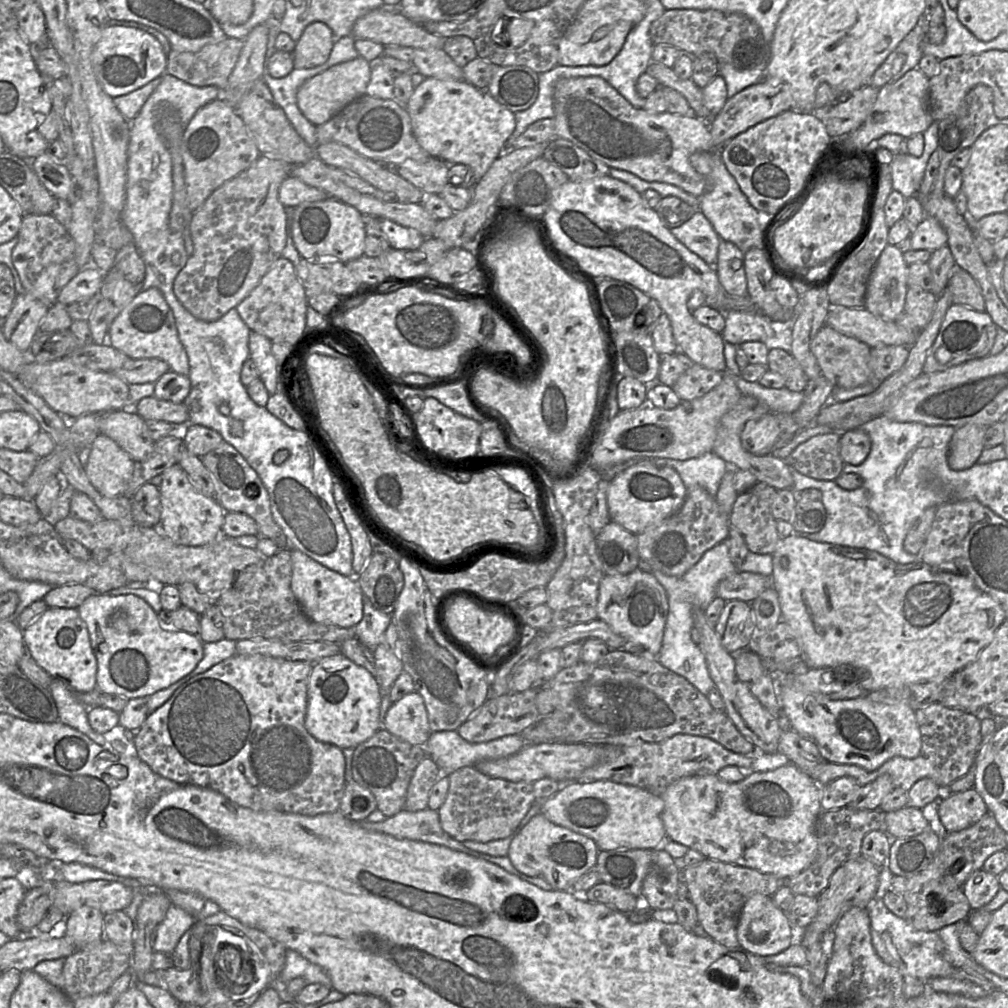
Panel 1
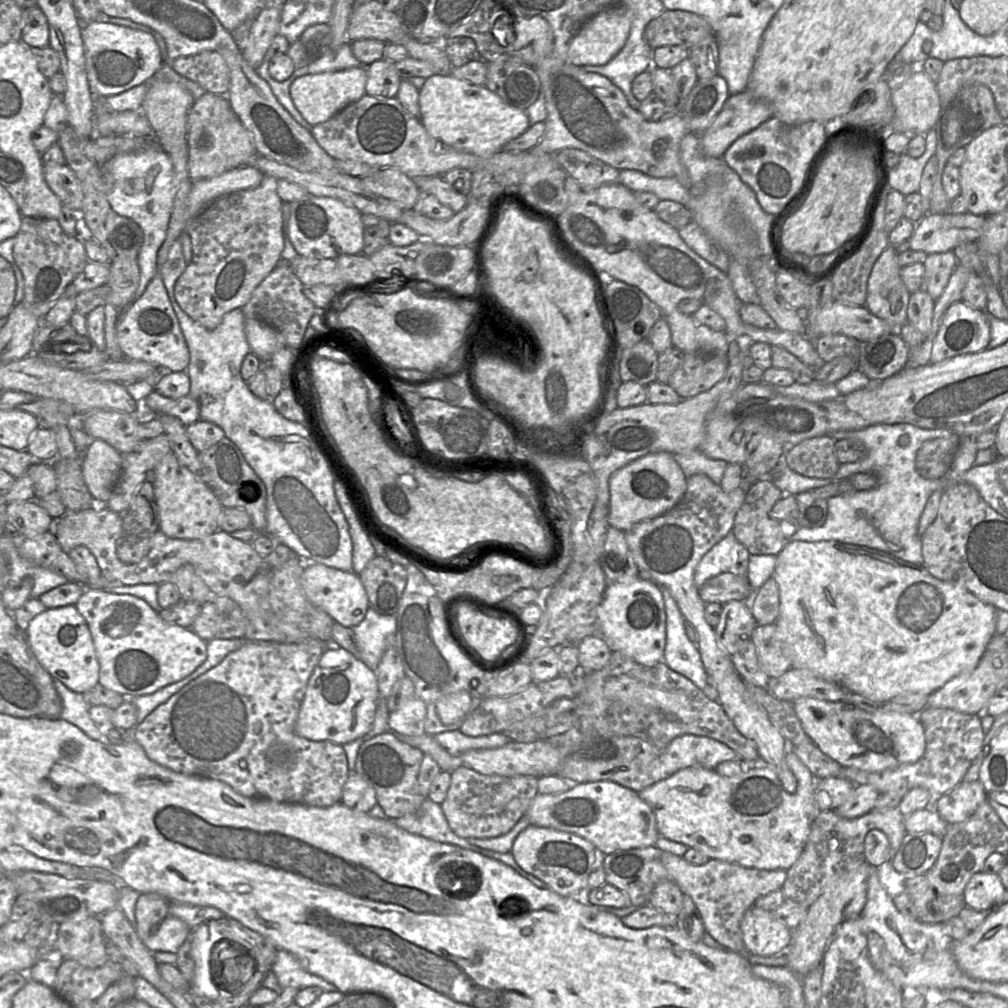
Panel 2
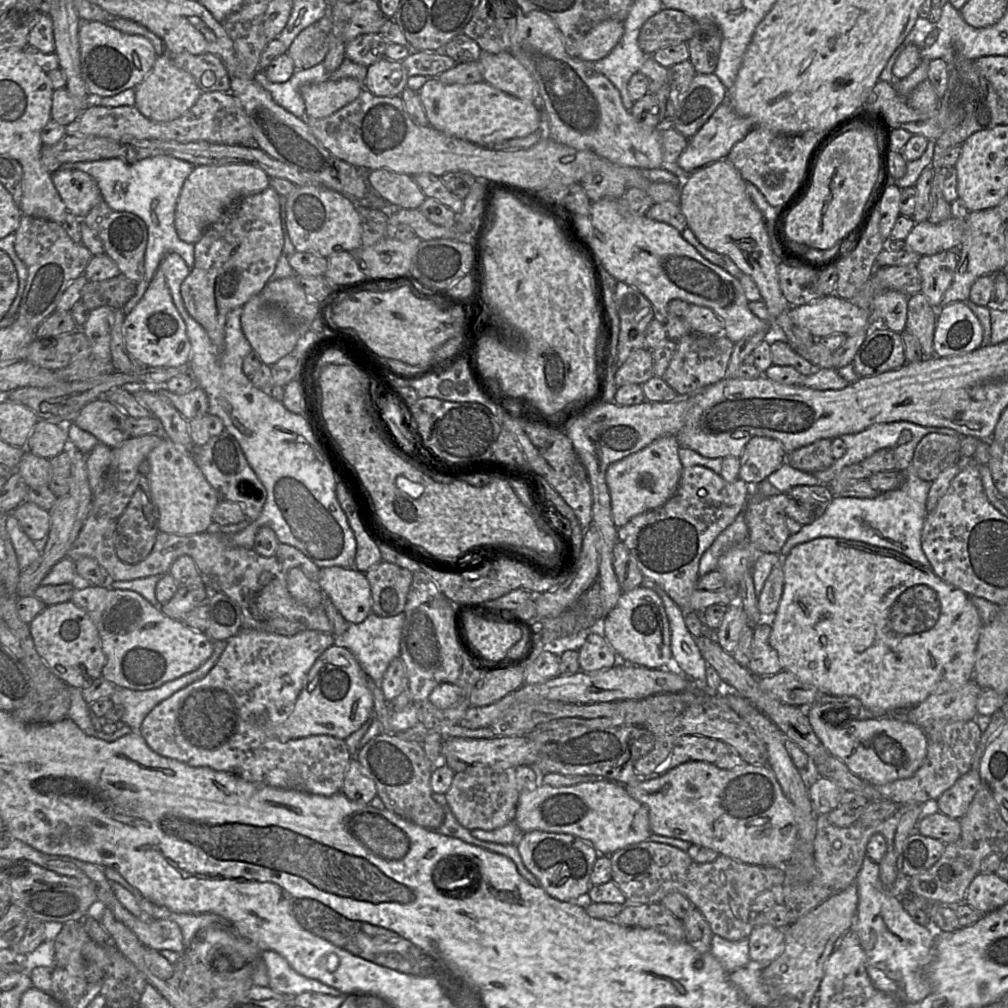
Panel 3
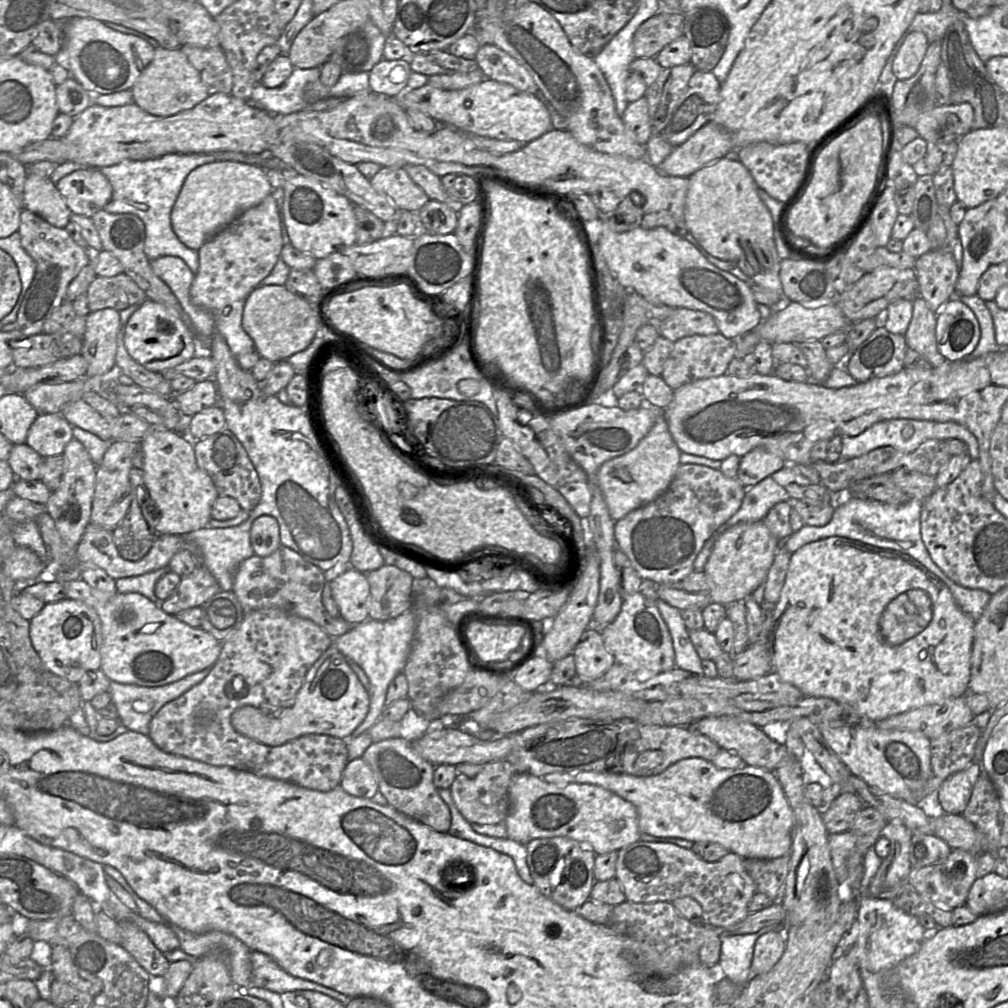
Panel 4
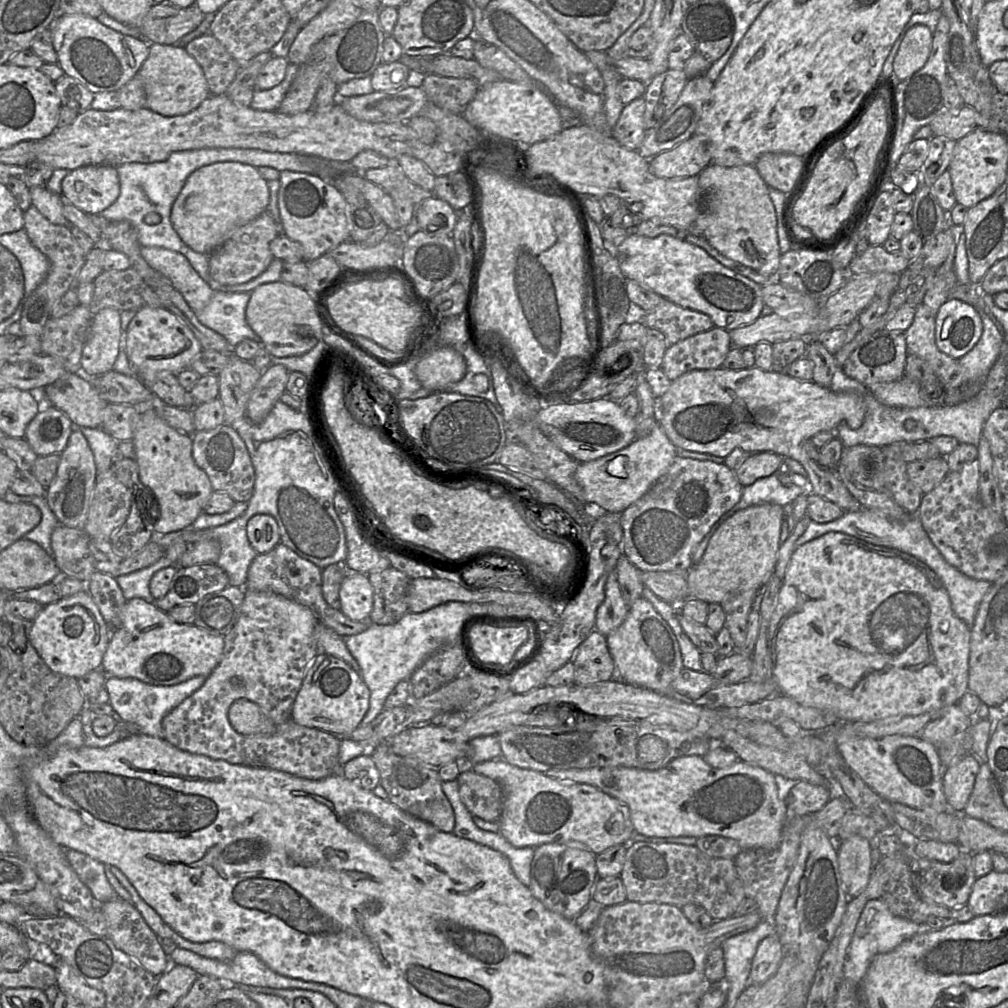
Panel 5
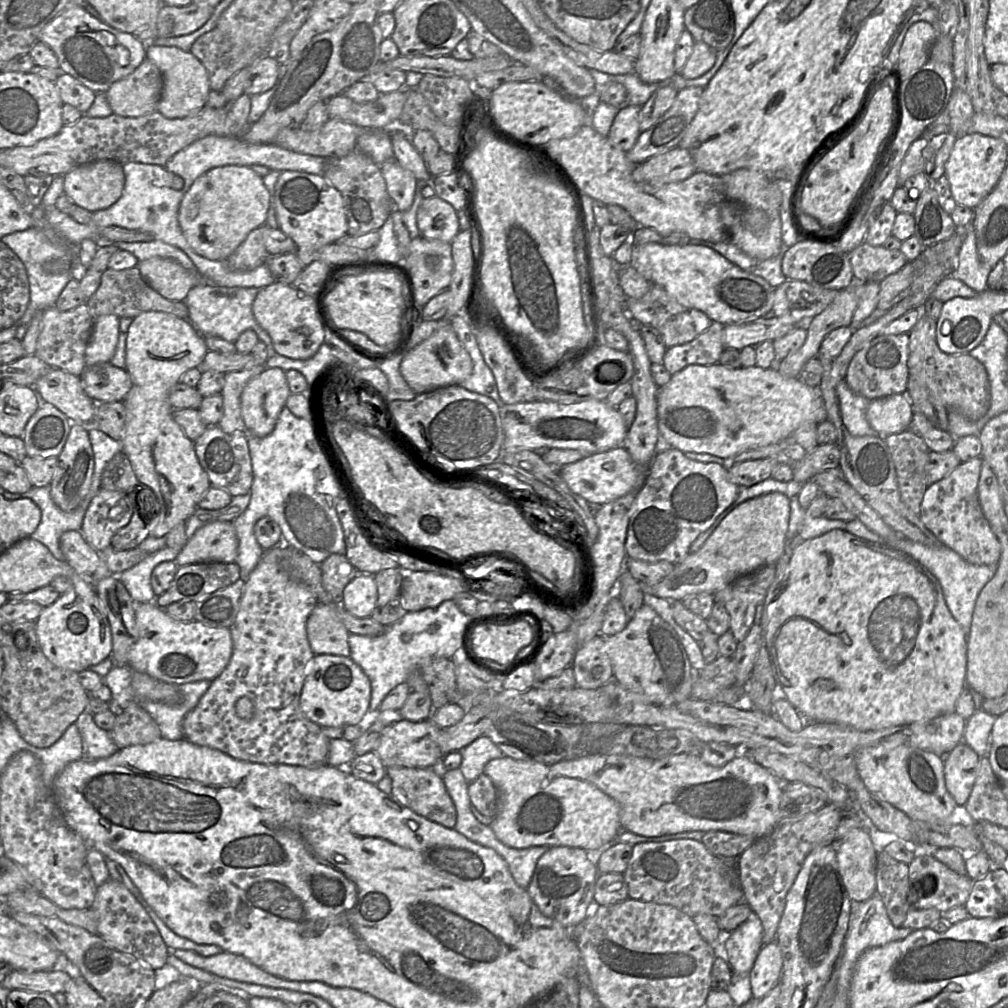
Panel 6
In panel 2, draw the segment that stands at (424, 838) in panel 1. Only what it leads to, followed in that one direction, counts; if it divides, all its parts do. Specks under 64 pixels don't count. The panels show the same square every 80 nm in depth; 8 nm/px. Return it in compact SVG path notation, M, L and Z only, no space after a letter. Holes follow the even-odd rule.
M425 799L414 813L391 819L394 824L409 833L419 835L437 842L452 844L473 851L483 856L498 860L517 871L521 876L531 881L538 888L547 888L541 879L524 871L515 861L511 852L500 853L486 850L470 844L465 838L457 836L449 827L441 804Z

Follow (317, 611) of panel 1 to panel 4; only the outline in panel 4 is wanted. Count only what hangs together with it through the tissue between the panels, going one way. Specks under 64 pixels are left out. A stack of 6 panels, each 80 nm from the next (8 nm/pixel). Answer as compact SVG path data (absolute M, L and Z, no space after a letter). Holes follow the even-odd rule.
M349 568L331 582L331 592L340 616L351 625L369 619L370 586L366 574Z

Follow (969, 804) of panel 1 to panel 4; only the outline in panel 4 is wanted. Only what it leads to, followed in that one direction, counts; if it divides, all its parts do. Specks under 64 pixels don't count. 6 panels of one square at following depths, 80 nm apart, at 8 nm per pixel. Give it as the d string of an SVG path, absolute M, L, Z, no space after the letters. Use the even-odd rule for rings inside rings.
M974 761L964 770L944 780L937 791L937 798L945 814L961 815L963 813L981 772L981 765Z

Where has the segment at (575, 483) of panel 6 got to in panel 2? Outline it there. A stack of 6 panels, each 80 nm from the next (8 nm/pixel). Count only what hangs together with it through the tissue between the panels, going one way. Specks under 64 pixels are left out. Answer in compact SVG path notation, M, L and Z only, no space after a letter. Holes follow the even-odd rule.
M668 452L650 453L630 462L610 477L609 525L626 532L642 521L667 513L682 500L686 480L682 469Z

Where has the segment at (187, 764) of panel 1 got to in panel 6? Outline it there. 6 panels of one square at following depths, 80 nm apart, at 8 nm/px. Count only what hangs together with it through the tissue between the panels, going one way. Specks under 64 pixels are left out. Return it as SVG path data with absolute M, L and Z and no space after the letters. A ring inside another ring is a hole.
M281 542L279 545L269 550L264 550L263 556L261 557L258 565L245 580L245 587L240 600L239 611L234 623L230 627L233 642L233 653L230 662L223 672L217 678L211 681L210 687L201 697L196 707L185 716L182 728L184 739L188 740L189 742L199 746L219 750L237 760L258 764L283 764L314 768L322 765L328 765L327 758L330 739L324 734L322 727L313 723L304 715L300 708L300 695L306 679L308 668L315 656L308 641L306 623L311 612L318 603L318 600L315 594L305 584L292 578L289 572L281 565L281 560L283 559L283 544L285 543ZM242 697L249 698L255 706L255 714L250 720L241 719L236 714L236 702Z

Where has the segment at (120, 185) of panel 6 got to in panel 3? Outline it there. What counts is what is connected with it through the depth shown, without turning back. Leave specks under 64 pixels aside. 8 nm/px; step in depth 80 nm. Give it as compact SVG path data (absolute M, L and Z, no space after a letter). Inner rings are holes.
M58 169L51 173L51 179L67 211L78 219L103 199L96 181L81 170Z

